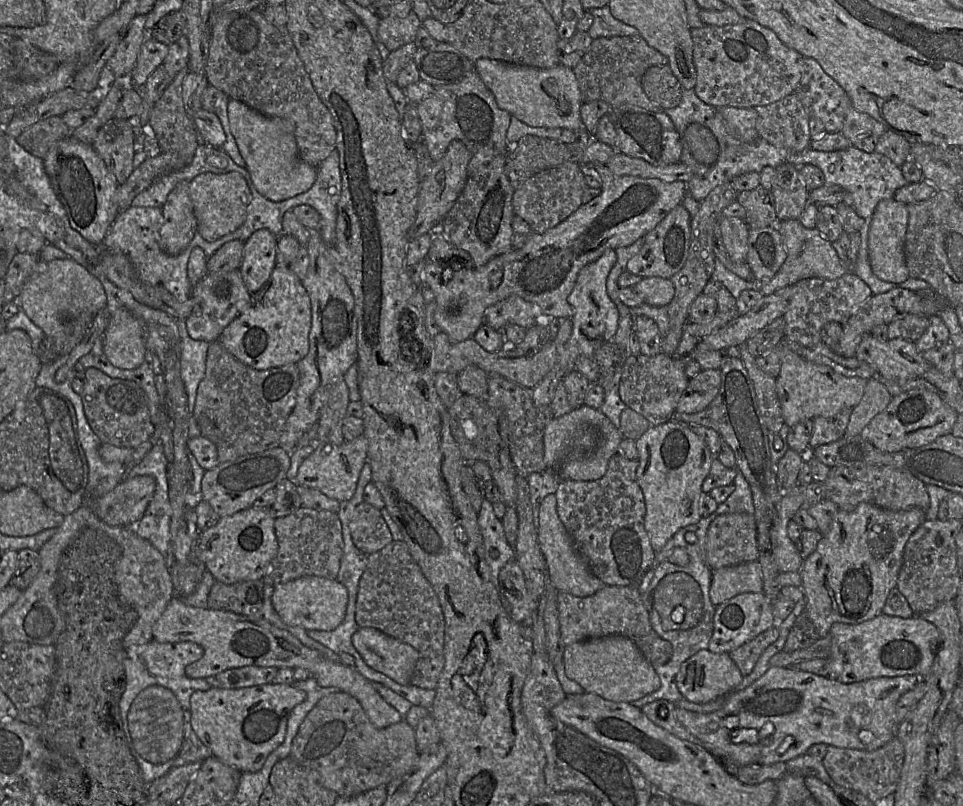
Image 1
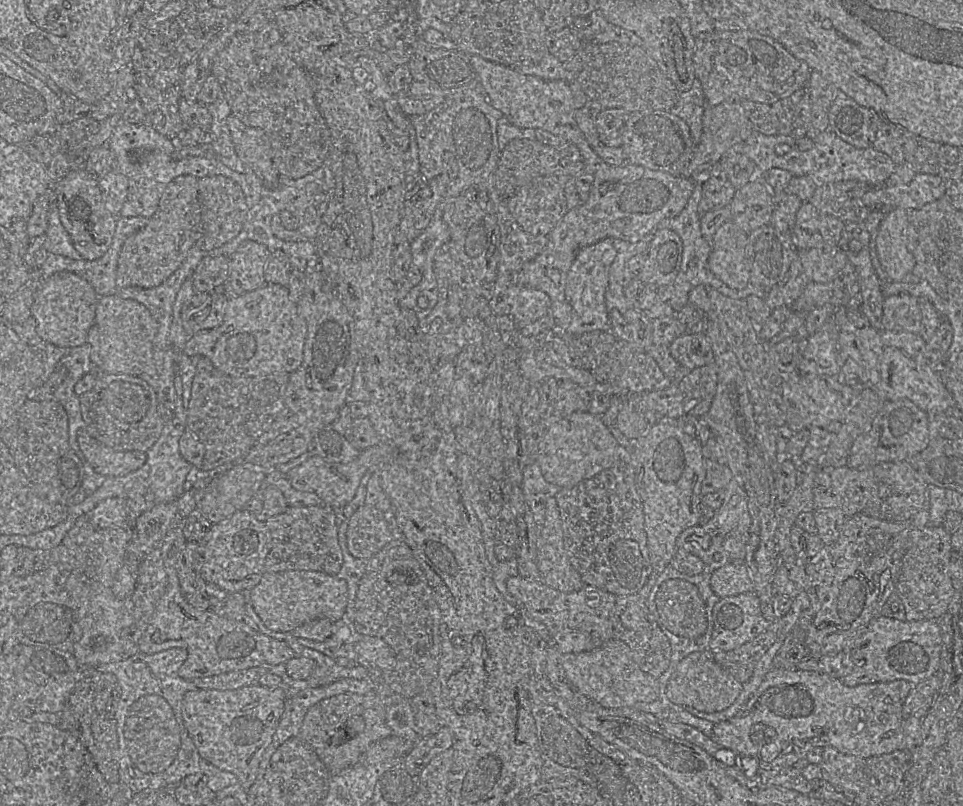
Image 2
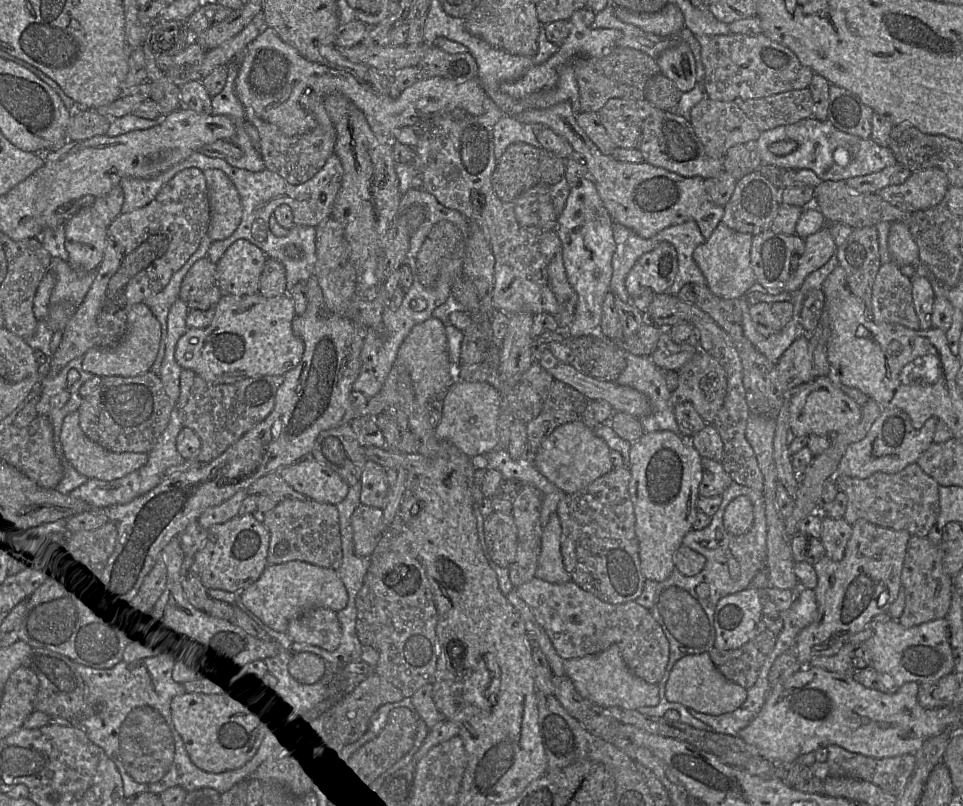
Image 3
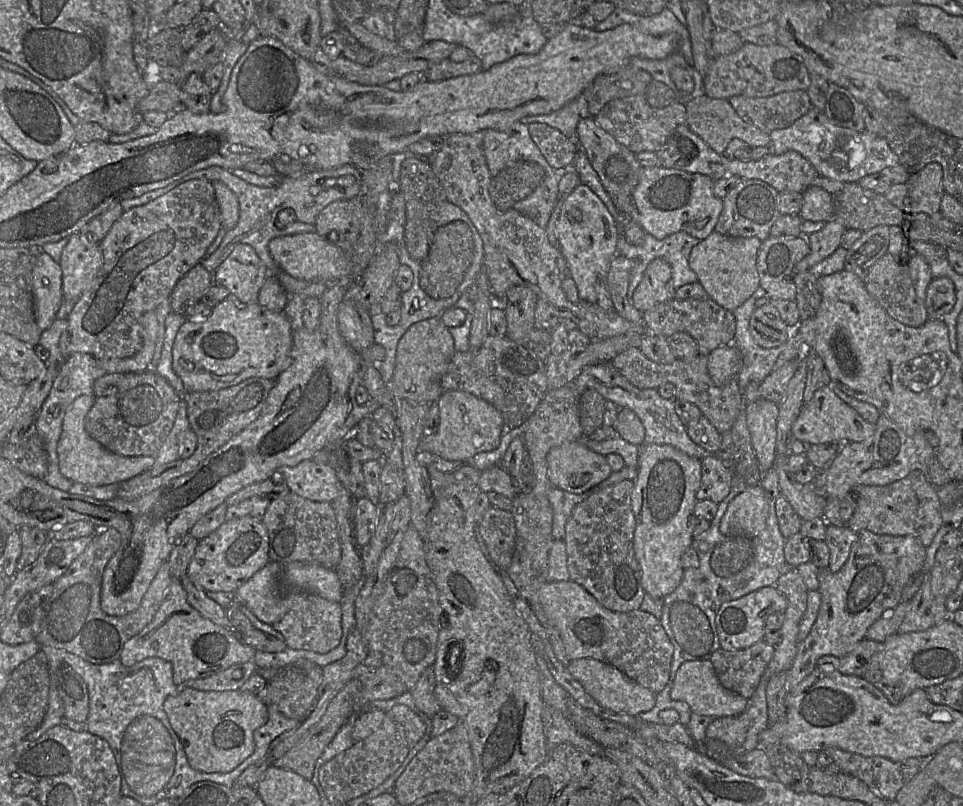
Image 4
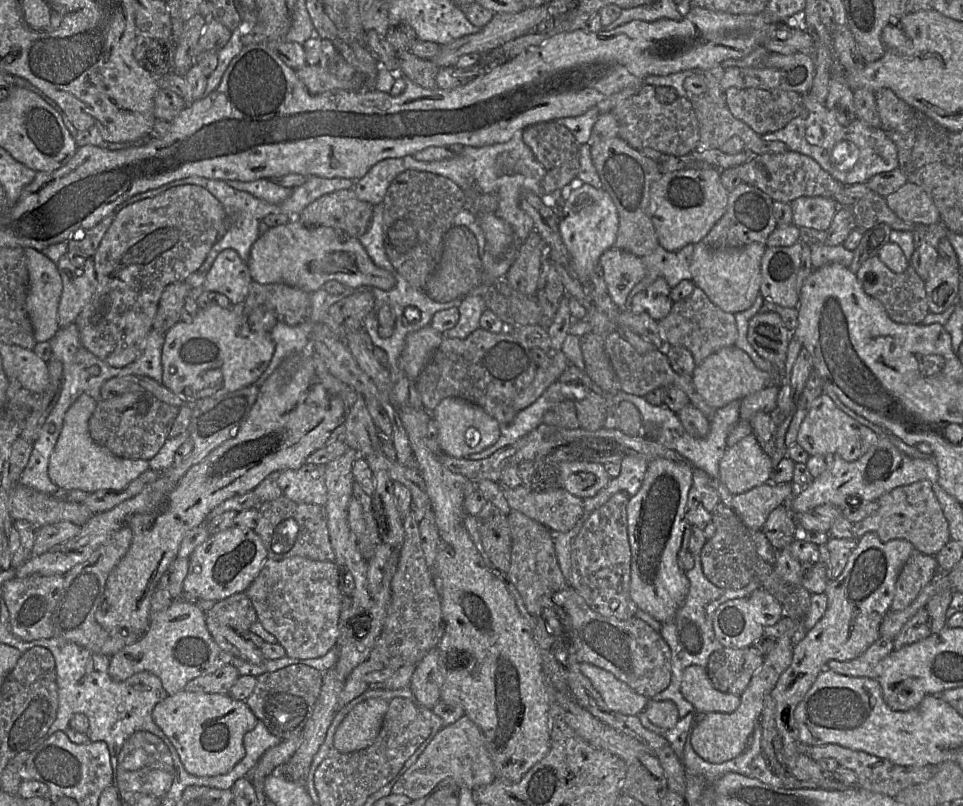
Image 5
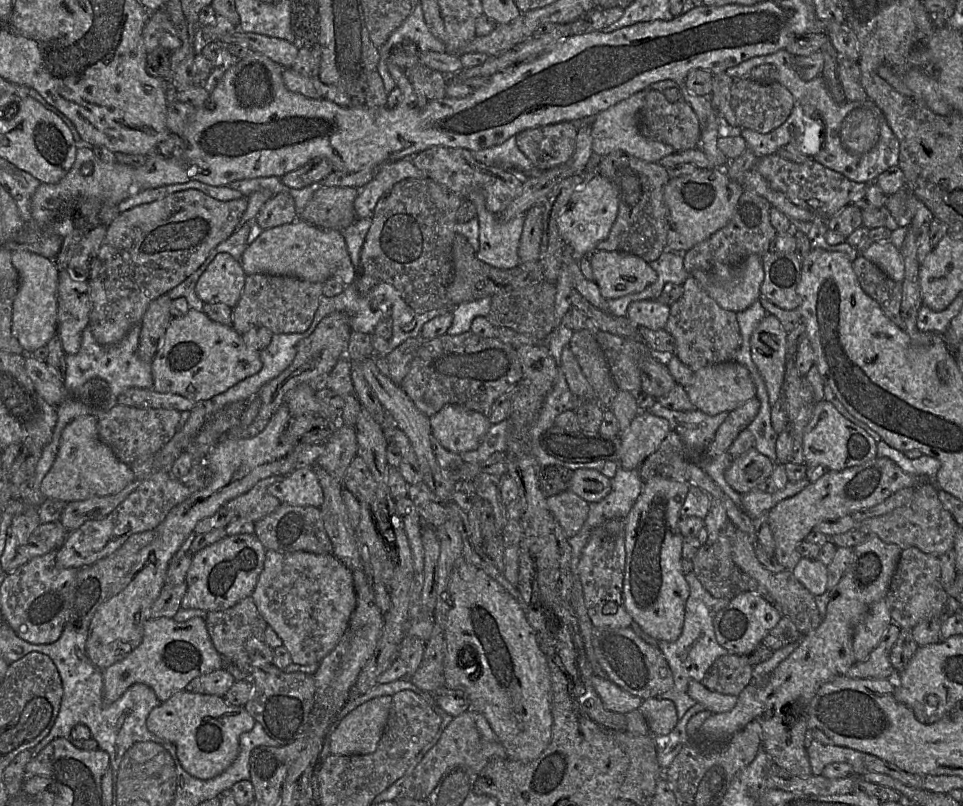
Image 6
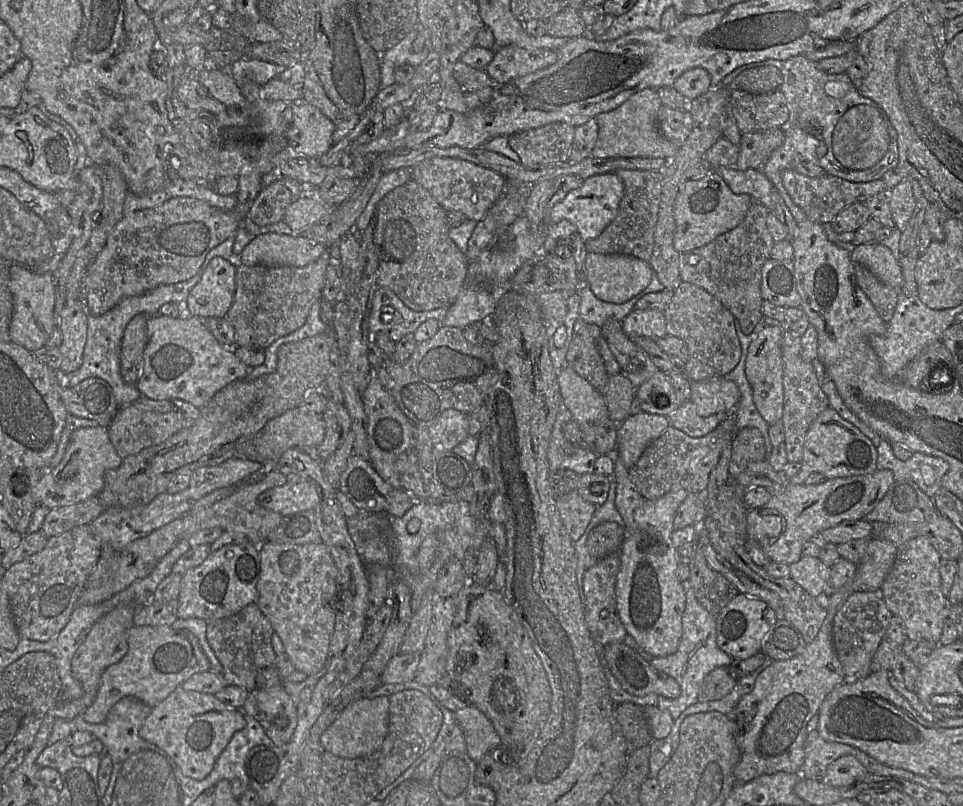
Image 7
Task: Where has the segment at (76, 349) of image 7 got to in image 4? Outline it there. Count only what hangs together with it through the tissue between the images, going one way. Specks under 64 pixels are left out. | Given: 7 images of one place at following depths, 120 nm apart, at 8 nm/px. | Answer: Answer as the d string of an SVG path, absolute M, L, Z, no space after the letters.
M83 231L72 234L62 251L59 265L63 299L78 301L102 266L99 243L90 242Z

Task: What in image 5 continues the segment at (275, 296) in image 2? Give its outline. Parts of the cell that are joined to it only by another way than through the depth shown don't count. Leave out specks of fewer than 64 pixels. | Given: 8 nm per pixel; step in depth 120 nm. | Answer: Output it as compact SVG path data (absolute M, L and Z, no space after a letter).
M243 303L232 304L231 308L201 308L191 322L180 320L165 333L162 384L192 405L202 398L254 384L268 367L274 351L271 332L250 329Z

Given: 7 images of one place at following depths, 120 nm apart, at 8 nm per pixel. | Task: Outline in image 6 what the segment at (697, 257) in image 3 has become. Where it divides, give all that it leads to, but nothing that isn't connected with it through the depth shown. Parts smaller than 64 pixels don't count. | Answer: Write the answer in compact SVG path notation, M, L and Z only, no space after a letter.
M751 254L736 266L717 266L711 272L696 270L690 275L719 306L740 312L761 297L762 256Z

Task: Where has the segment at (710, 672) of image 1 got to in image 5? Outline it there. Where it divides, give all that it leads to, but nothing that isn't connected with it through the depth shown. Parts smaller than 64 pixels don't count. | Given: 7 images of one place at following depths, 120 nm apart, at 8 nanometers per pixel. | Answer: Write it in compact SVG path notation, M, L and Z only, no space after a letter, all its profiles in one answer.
M699 665L684 669L680 691L696 712L701 713L732 713L741 702L740 696L717 690L708 677L706 667Z

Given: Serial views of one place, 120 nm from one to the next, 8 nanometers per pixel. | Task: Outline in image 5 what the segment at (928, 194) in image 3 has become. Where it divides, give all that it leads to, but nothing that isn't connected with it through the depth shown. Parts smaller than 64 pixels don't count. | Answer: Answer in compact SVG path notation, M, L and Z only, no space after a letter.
M907 181L884 198L889 208L906 222L925 225L940 222L940 214L932 198L915 183Z

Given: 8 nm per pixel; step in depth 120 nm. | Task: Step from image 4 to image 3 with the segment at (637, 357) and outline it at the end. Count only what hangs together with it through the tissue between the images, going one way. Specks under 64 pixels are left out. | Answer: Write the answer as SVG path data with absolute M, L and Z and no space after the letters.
M699 349L695 355L685 363L678 371L678 387L671 392L671 405L689 402L703 420L712 424L718 411L723 405L726 389L727 377L722 365L706 351Z

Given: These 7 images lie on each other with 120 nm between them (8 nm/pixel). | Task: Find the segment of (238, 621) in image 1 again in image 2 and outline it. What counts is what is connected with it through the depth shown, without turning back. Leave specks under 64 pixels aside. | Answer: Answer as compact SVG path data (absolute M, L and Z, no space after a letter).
M178 522L172 525L159 546L167 584L138 642L139 652L155 654L170 648L185 649L187 658L178 669L178 675L190 681L256 666L285 664L293 658L295 653L286 643L265 636L235 620L218 616L211 610L197 609L188 603L176 572L176 564L186 542L182 522Z

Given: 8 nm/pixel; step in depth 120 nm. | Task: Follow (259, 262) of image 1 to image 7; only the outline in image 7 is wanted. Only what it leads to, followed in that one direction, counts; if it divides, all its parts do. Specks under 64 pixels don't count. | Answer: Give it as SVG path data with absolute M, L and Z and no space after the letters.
M222 257L214 258L187 298L190 315L200 319L227 316L236 292L237 266Z

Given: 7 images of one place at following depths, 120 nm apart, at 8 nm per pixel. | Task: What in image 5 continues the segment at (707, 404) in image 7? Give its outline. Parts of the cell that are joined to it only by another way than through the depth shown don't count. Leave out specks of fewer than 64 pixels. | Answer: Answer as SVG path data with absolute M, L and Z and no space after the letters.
M736 345L719 349L696 366L692 375L694 386L704 401L715 409L743 398L771 385L779 385L777 370L768 373L758 369L750 356Z

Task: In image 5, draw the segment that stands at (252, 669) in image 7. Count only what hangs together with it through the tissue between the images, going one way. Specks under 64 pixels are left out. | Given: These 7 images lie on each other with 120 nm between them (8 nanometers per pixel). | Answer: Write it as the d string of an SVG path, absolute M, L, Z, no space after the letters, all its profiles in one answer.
M245 592L235 593L226 599L216 602L211 609L205 612L205 619L211 635L212 630L218 625L226 625L237 633L244 633L250 629L254 622L258 621L253 605Z

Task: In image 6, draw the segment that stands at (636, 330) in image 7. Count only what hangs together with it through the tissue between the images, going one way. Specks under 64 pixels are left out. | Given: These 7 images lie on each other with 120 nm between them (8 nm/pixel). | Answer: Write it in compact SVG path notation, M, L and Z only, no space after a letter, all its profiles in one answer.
M657 300L635 301L628 307L626 318L637 328L664 329L670 315L670 306Z

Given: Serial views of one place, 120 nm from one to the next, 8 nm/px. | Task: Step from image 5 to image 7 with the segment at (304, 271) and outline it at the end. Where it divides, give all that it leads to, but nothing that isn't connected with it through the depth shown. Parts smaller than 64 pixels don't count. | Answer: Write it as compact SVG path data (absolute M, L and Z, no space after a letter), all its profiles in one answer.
M264 233L253 238L239 257L245 265L304 267L329 248L300 234Z

